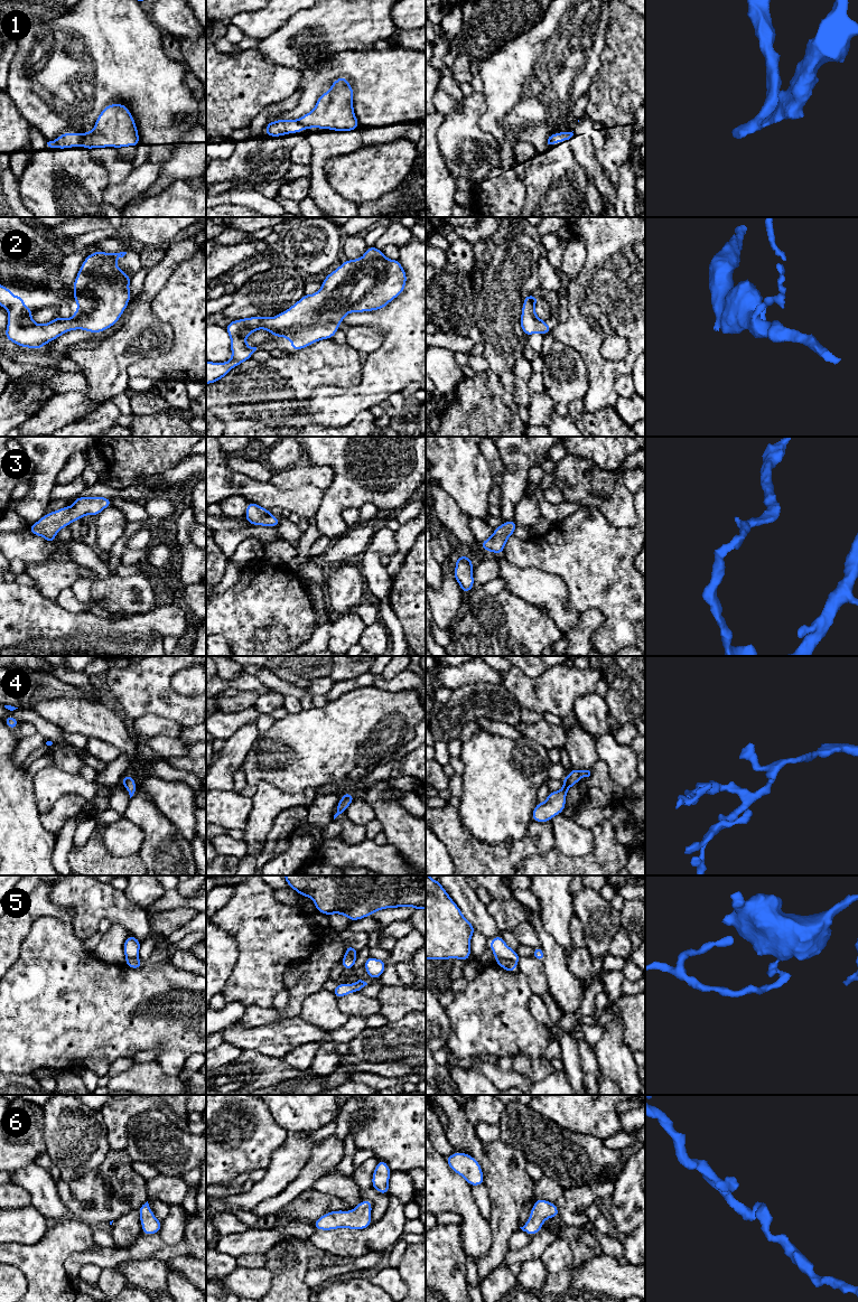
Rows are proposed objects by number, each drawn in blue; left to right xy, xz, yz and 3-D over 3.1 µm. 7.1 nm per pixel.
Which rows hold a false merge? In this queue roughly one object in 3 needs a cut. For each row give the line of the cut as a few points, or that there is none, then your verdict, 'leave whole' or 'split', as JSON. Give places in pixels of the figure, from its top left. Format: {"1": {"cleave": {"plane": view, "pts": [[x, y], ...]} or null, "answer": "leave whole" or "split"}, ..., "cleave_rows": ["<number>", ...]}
{"1": {"cleave": {"plane": "xy", "pts": [[81, 134], [78, 144]]}, "answer": "split"}, "2": {"cleave": null, "answer": "leave whole"}, "3": {"cleave": null, "answer": "leave whole"}, "4": {"cleave": null, "answer": "leave whole"}, "5": {"cleave": {"plane": "yz", "pts": [[496, 958], [509, 958], [515, 965]]}, "answer": "split"}, "6": {"cleave": null, "answer": "leave whole"}, "cleave_rows": ["1", "5"]}

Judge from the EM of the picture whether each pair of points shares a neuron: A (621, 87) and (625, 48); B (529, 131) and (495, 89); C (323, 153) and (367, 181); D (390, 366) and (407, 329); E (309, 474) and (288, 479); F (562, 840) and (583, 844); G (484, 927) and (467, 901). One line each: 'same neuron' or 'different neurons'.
A: same neuron
B: same neuron
C: different neurons
D: same neuron
E: same neuron
F: same neuron
G: same neuron

